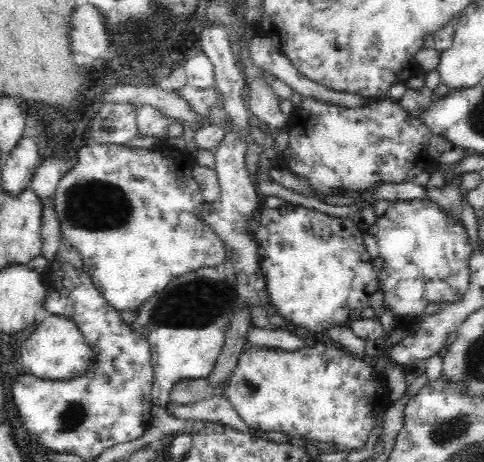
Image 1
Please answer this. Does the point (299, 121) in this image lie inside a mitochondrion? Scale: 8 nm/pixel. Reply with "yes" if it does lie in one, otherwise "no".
no

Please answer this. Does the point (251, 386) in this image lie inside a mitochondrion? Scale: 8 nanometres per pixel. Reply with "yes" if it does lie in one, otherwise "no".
yes

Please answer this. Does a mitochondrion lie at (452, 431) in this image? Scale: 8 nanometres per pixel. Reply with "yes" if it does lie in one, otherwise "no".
yes

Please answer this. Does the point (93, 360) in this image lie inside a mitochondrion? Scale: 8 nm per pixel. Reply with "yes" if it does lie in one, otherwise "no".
no

